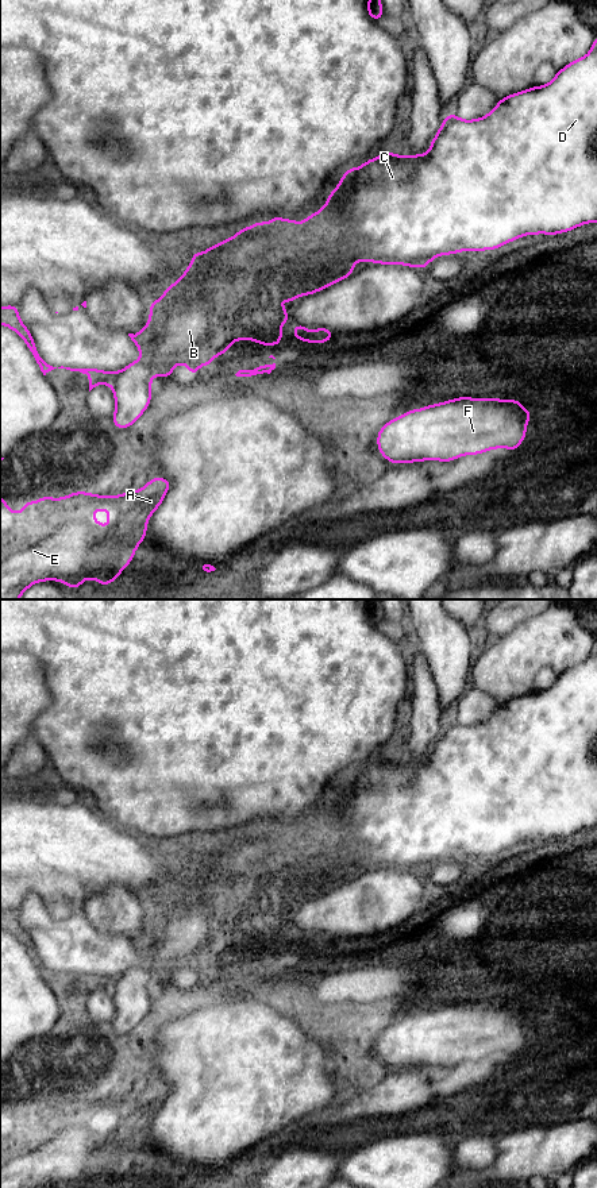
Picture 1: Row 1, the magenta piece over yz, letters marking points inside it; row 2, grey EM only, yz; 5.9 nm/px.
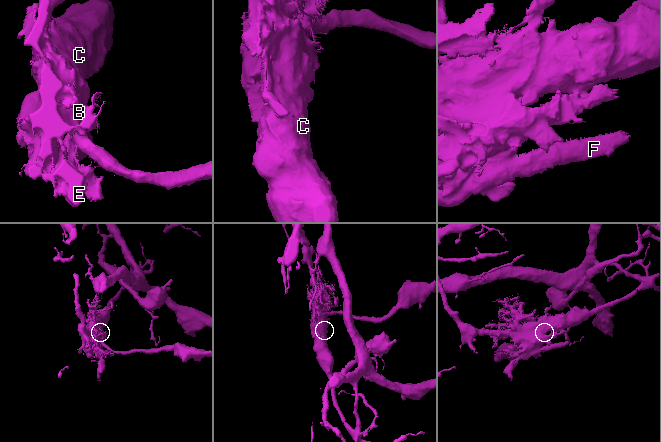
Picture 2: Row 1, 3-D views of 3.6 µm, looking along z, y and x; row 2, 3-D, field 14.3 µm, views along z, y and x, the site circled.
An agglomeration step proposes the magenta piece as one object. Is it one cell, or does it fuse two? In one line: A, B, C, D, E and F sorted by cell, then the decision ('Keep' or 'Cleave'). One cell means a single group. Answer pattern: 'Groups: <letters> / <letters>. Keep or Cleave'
Groups: A E F / B C D. Cleave

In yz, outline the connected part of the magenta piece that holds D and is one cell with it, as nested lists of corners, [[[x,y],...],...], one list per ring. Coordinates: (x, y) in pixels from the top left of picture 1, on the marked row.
[[[597,35],[590,51],[585,57],[567,63],[547,85],[531,86],[529,89],[500,99],[497,105],[486,116],[478,119],[463,120],[455,113],[446,116],[431,142],[430,150],[423,155],[411,154],[403,157],[396,153],[382,153],[363,162],[358,169],[347,169],[338,186],[330,193],[324,207],[319,209],[320,213],[330,215],[331,217],[335,217],[338,211],[342,216],[350,217],[357,231],[366,240],[366,248],[358,251],[348,261],[378,263],[384,258],[389,265],[403,265],[423,270],[439,255],[470,250],[496,250],[531,234],[547,234],[552,236],[569,232],[586,223],[597,223]]]

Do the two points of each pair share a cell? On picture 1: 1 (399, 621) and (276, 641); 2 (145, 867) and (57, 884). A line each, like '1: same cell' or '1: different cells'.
1: different cells
2: same cell

